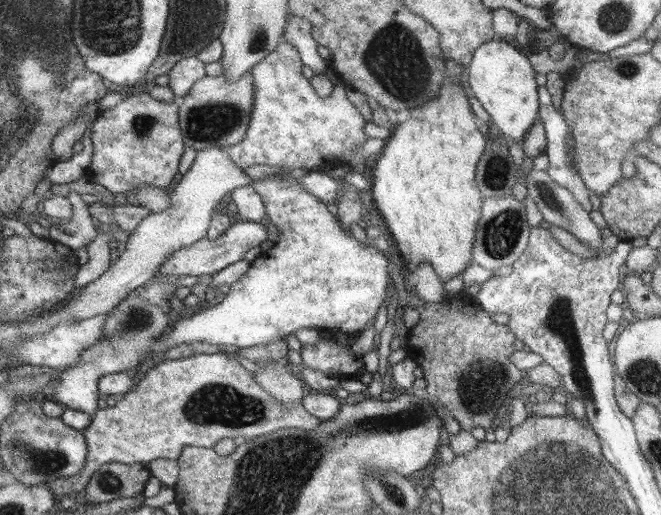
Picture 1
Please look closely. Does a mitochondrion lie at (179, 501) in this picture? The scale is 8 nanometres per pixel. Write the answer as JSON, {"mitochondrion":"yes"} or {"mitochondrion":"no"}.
{"mitochondrion":"no"}

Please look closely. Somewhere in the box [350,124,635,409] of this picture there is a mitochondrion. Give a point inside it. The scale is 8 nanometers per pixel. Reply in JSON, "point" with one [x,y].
{"point":[558,320]}

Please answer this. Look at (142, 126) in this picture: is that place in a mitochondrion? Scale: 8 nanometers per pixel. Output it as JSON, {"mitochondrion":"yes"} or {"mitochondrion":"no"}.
{"mitochondrion":"yes"}

